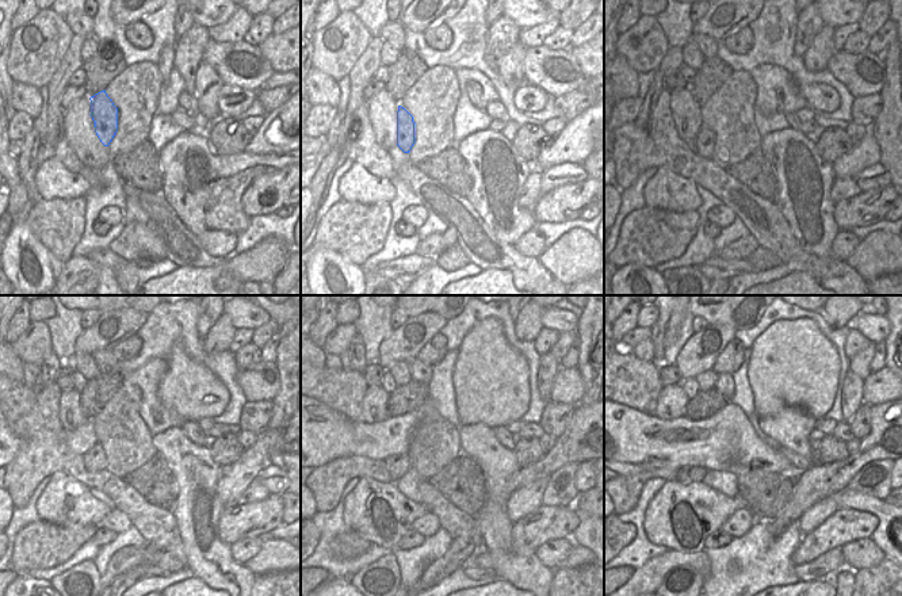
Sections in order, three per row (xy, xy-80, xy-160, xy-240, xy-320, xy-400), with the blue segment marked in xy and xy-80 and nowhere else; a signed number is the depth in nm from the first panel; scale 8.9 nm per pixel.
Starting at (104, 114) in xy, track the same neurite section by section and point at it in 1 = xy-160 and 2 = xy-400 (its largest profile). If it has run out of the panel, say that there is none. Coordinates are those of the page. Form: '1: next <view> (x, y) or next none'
1: next xy-160 (707, 138)
2: next xy-400 (688, 474)

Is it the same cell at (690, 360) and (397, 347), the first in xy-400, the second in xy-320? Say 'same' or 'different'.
same

